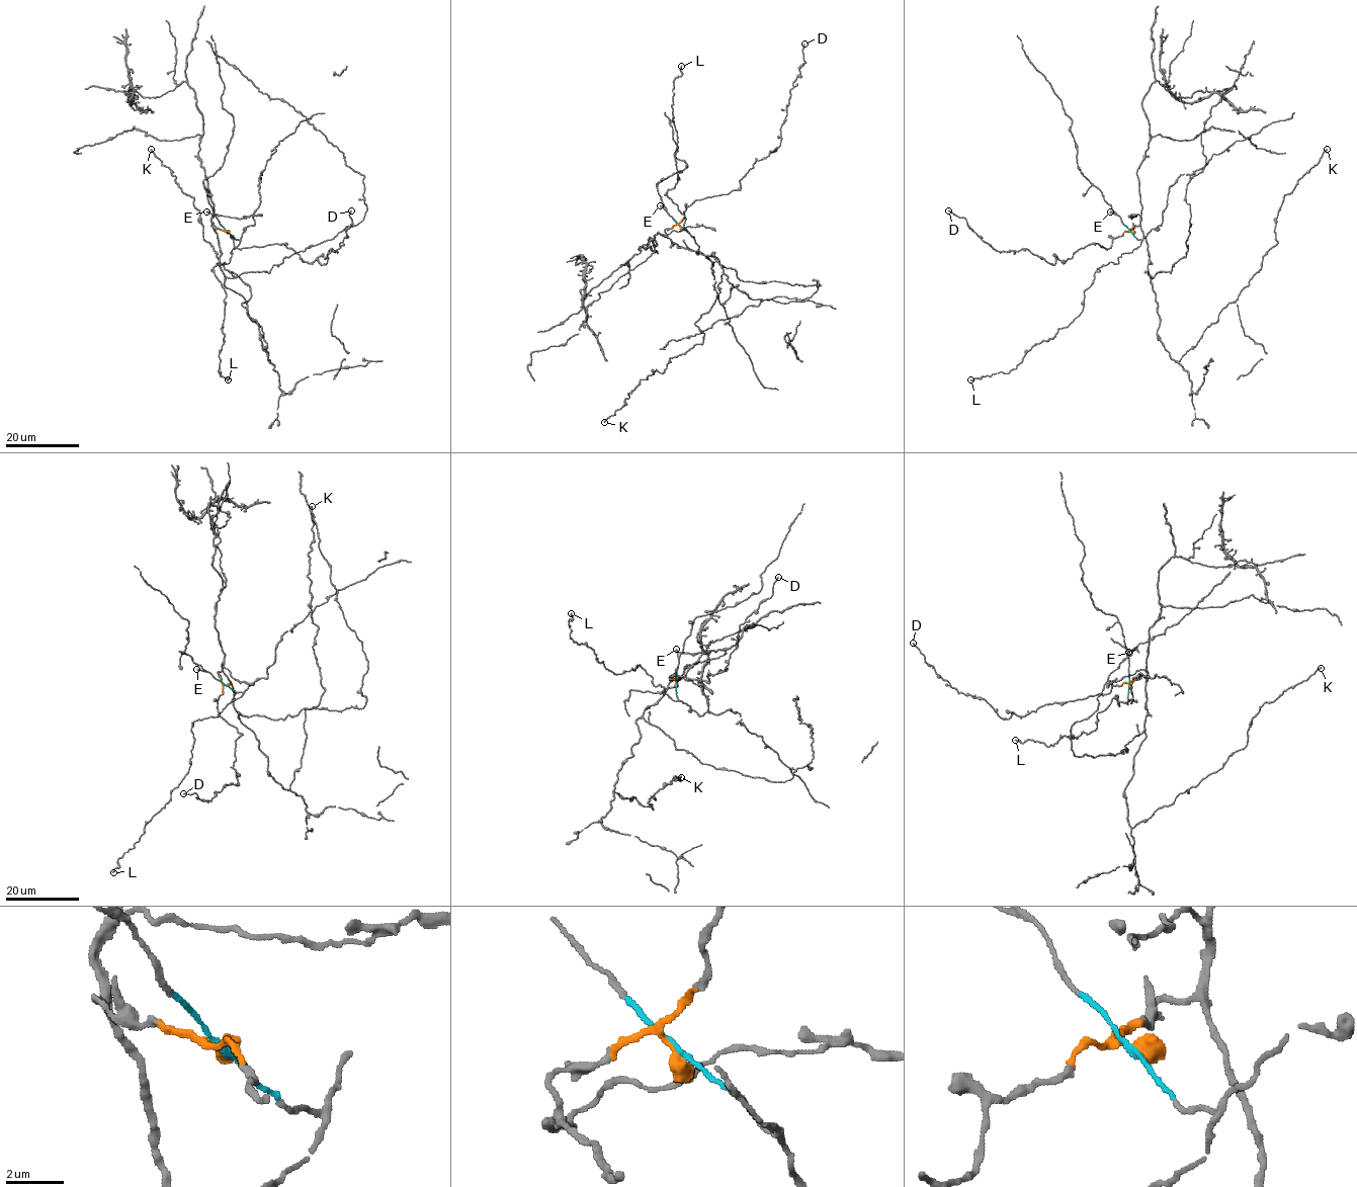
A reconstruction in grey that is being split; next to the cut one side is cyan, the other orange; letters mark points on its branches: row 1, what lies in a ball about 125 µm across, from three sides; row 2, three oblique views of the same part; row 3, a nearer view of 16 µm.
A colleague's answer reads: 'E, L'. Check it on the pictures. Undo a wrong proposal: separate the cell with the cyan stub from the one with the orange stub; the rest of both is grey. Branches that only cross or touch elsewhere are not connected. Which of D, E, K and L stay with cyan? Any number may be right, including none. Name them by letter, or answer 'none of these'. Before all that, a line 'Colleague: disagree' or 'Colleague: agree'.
Colleague: agree
E, L

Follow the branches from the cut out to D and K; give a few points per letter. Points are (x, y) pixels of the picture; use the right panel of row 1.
D: (1131, 232), (1115, 237), (1108, 249), (1094, 243), (1051, 264), (1026, 249), (996, 251), (963, 218), (948, 209)
K: (1131, 232), (1139, 226), (1148, 247), (1157, 338), (1178, 360), (1261, 268), (1277, 242), (1283, 195), (1327, 149)

